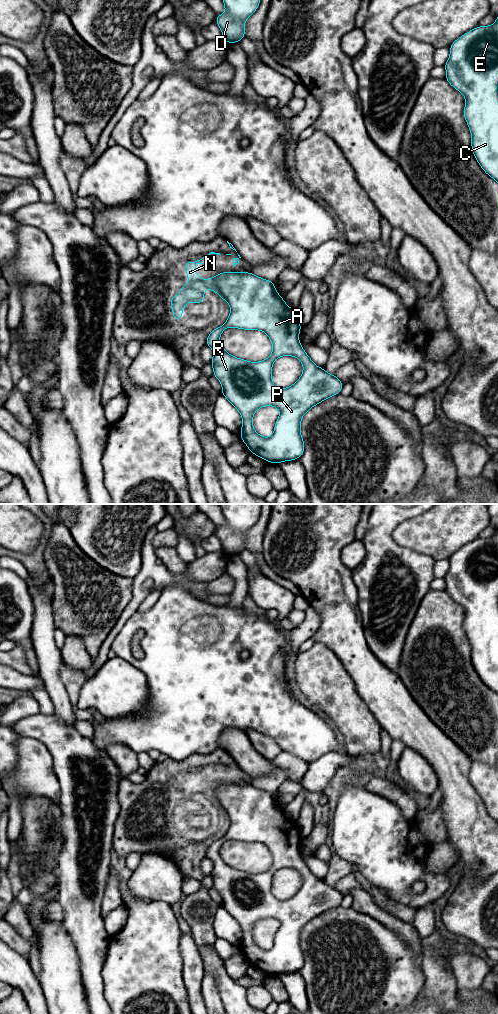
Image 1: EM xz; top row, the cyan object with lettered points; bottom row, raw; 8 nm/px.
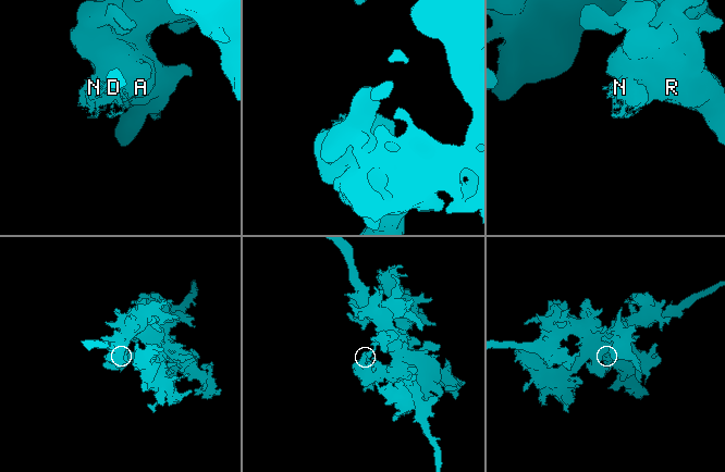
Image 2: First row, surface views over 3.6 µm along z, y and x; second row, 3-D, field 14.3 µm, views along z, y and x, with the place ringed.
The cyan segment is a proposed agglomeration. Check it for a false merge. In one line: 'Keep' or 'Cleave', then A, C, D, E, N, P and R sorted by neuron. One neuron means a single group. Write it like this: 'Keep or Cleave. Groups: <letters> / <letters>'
Cleave. Groups: A C D E P R / N

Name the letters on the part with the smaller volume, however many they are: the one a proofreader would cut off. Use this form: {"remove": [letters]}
{"remove": ["N"]}

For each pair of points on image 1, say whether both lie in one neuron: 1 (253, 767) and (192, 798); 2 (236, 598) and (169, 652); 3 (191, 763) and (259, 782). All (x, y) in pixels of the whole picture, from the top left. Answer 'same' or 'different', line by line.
1: different
2: different
3: different

